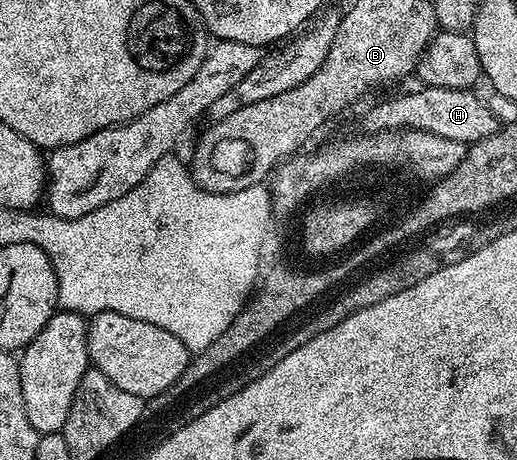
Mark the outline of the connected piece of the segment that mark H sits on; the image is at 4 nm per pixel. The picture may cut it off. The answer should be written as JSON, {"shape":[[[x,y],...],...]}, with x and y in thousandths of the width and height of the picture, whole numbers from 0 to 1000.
{"shape":[[[818,187],[797,204],[779,204],[774,213],[756,213],[735,230],[725,230],[702,257],[708,285],[760,280],[770,274],[820,283],[863,302],[917,313],[954,296],[967,283],[969,267],[948,241],[940,220],[919,207],[917,193],[845,191]]]}

